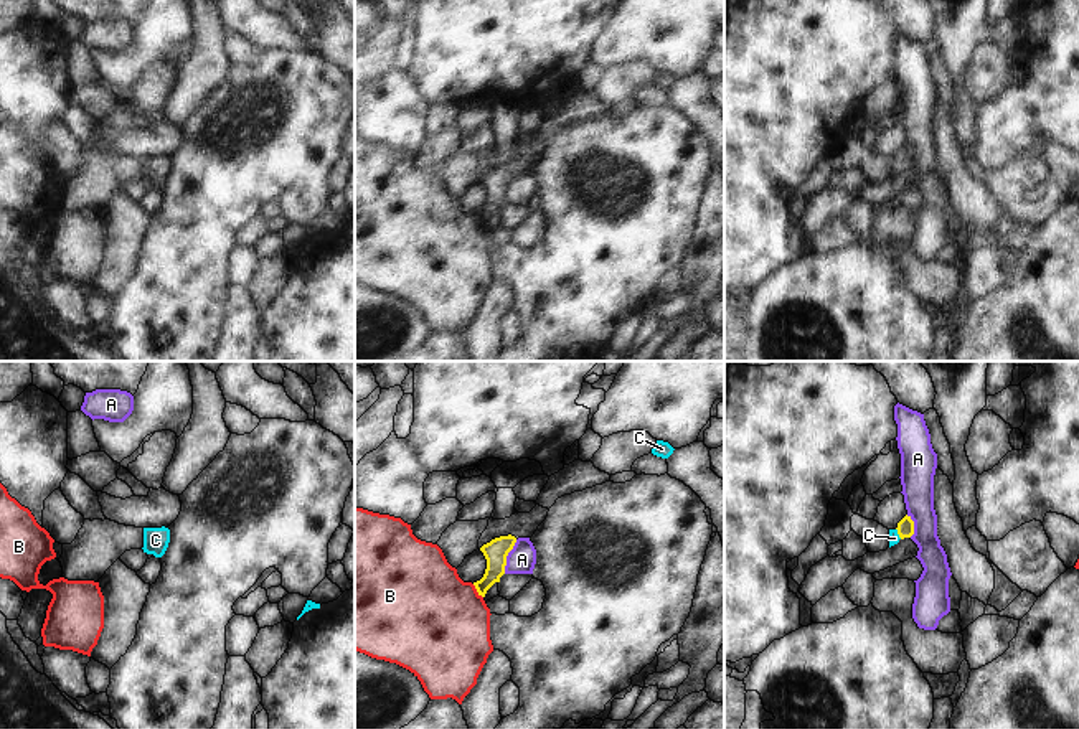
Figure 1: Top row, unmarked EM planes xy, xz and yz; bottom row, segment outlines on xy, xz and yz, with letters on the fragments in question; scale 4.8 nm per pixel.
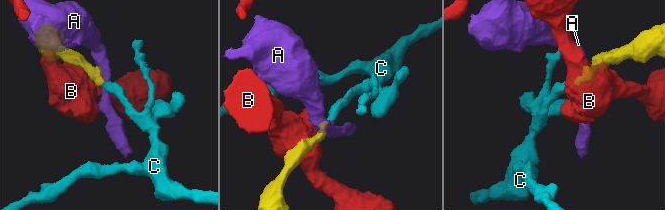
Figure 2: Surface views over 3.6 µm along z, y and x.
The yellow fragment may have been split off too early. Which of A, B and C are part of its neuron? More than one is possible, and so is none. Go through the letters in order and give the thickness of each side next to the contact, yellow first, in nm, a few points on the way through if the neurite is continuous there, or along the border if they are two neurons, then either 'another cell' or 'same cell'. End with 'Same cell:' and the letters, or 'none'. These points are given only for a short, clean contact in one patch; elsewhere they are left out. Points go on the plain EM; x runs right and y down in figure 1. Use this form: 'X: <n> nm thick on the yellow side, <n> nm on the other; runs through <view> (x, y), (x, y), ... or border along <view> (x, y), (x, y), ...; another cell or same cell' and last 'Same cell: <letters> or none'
A: 120 nm thick on the yellow side, 140 nm on the other; border along xz (517, 170), (507, 187), (504, 203); another cell
B: 120 nm thick on the yellow side, 480 nm on the other; another cell
C: 80 nm thick on the yellow side, 50 nm on the other; runs through yz (904, 159), (898, 164), (895, 169); same cell
Same cell: C

